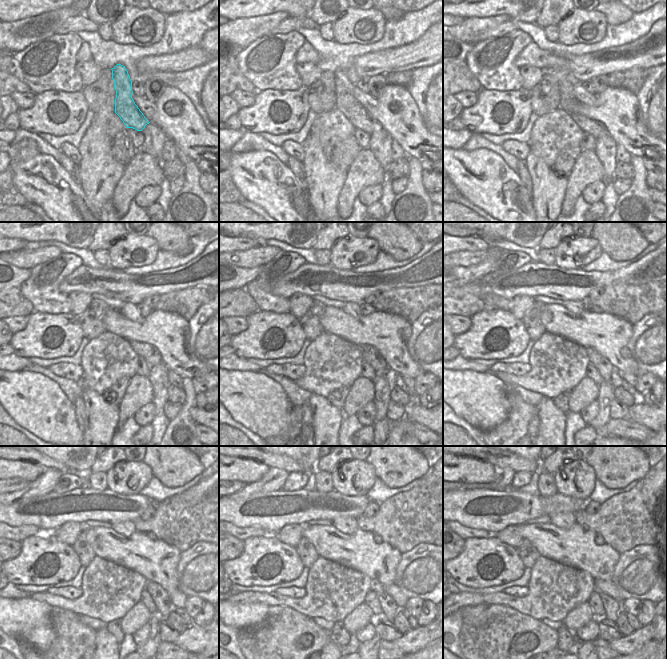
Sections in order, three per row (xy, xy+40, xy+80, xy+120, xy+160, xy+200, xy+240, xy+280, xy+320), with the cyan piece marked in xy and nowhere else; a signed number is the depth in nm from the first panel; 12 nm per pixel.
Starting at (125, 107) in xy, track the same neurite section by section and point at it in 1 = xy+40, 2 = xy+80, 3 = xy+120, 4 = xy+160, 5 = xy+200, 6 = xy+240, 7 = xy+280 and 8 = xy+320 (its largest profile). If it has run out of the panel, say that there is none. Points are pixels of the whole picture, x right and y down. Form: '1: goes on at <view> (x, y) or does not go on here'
1: goes on at xy+40 (346, 103)
2: goes on at xy+80 (595, 128)
3: goes on at xy+120 (148, 352)
4: goes on at xy+160 (370, 354)
5: goes on at xy+200 (602, 364)
6: goes on at xy+240 (160, 596)
7: goes on at xy+280 (389, 607)
8: goes on at xy+320 (612, 607)

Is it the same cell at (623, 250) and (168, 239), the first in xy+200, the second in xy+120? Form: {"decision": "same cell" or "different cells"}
{"decision": "same cell"}

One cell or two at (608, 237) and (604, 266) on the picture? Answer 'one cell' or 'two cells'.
two cells

